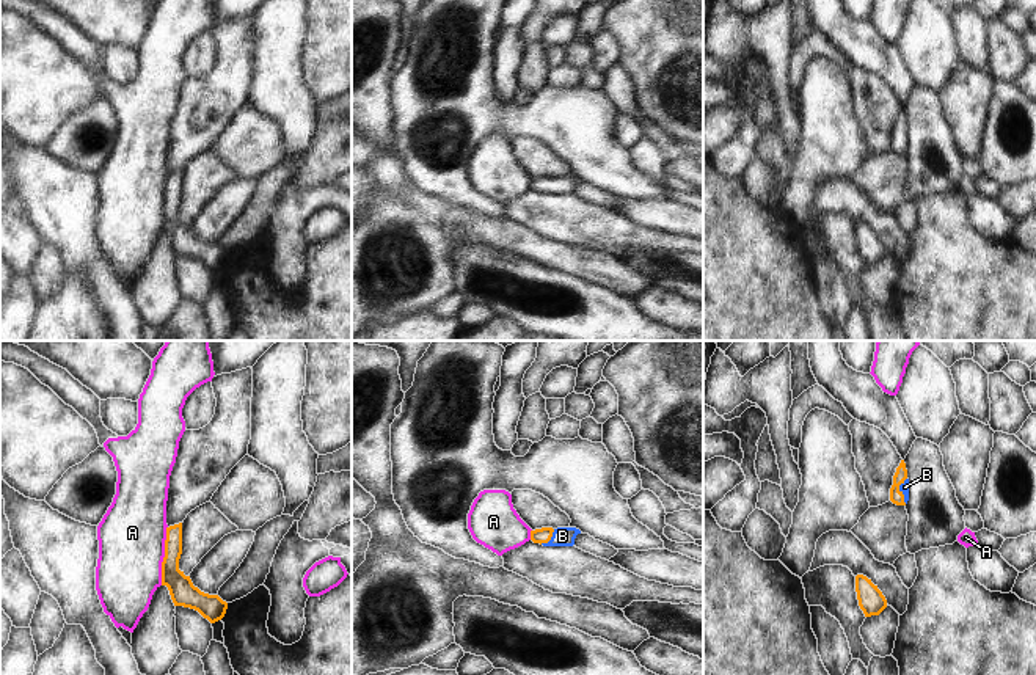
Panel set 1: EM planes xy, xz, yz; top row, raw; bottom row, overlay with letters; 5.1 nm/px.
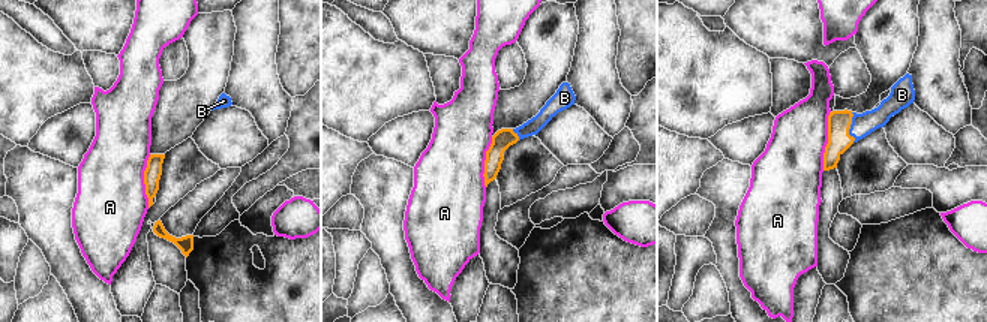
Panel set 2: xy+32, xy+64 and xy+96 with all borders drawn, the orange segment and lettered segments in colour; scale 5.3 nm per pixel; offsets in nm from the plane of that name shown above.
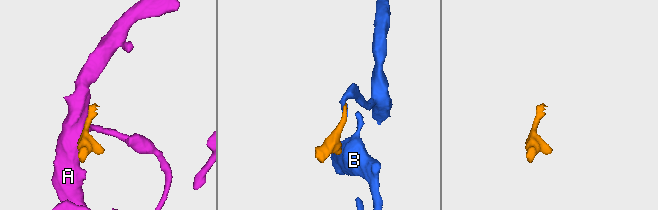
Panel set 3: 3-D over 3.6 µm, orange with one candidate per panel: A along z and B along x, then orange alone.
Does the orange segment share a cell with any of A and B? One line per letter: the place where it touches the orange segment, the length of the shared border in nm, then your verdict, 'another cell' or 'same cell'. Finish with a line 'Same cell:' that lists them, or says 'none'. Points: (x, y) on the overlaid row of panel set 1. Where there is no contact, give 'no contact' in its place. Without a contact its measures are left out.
A: xy (165, 556) | 300 nm | another cell
B: yz (898, 490) | 140 nm | same cell
Same cell: B

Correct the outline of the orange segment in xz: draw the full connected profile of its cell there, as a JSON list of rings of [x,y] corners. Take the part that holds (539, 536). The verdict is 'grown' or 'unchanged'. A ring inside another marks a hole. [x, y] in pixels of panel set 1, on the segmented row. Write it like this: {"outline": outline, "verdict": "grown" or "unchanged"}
{"outline": [[[542,527],[531,531],[531,540],[543,546],[573,546],[578,534],[576,527]]], "verdict": "grown"}

